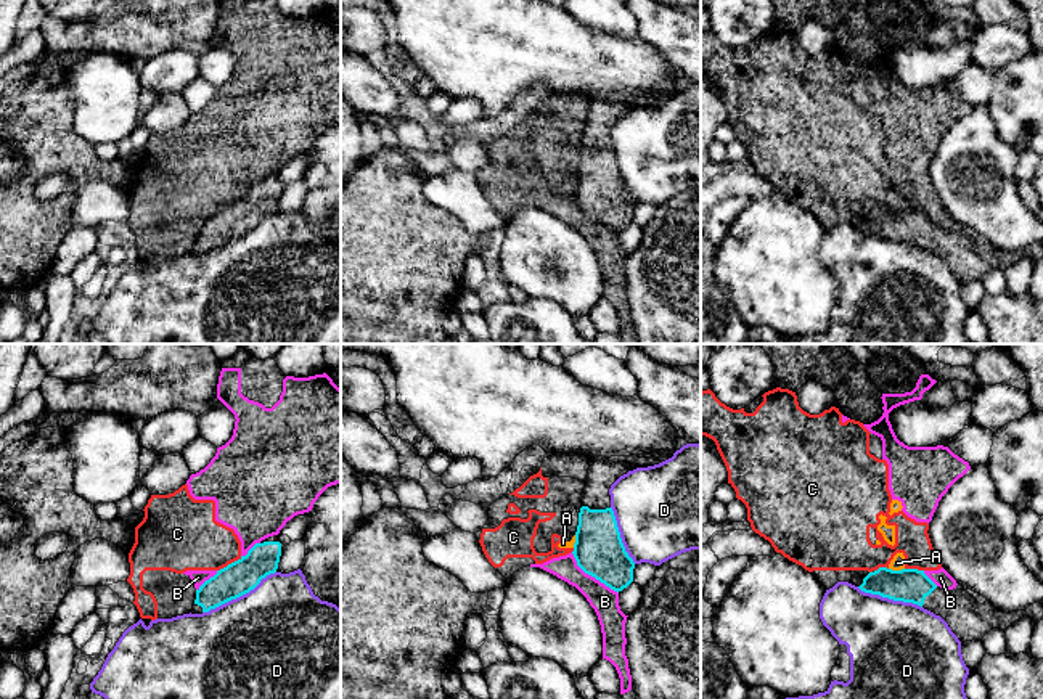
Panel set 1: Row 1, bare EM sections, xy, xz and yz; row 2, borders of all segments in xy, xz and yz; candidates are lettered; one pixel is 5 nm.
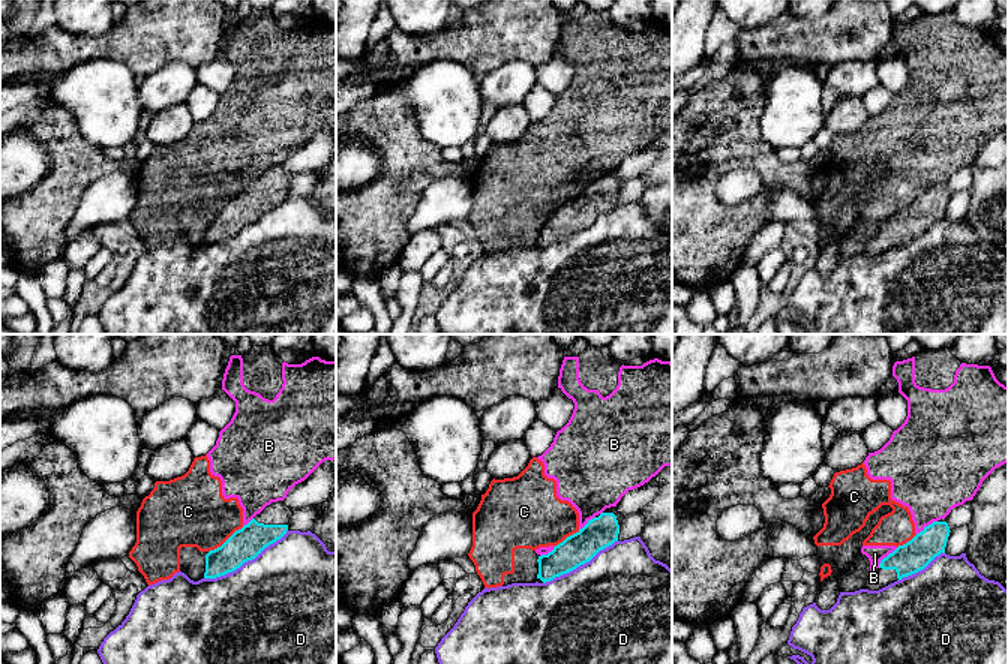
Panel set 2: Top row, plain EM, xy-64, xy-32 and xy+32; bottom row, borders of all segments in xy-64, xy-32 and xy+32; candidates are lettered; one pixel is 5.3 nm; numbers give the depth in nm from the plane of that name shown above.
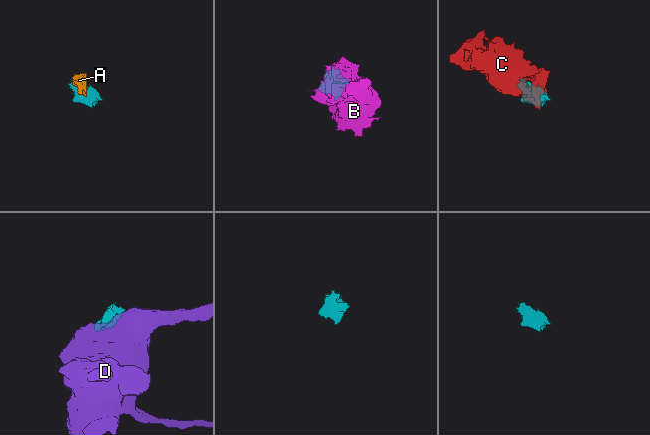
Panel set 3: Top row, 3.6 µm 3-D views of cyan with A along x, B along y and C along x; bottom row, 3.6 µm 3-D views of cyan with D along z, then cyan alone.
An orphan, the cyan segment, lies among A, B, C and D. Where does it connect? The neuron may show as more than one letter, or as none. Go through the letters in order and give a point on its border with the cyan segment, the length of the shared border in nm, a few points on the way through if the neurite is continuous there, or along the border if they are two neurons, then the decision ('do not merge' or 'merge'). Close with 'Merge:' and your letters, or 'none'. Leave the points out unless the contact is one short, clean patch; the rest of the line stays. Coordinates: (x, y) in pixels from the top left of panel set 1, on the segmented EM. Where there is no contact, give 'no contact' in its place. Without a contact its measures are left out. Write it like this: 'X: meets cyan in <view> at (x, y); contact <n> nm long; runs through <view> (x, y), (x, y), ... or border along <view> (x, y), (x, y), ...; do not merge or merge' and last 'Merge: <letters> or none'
A: meets cyan in yz at (897, 571); contact 80 nm long; border along yz (889, 568), (903, 569); do not merge
B: meets cyan in xz at (592, 576); contact 320 nm long; do not merge
C: meets cyan in xy at (229, 564); contact 150 nm long; border along xy (241, 556), (217, 571); do not merge
D: meets cyan in xy at (238, 596); contact 420 nm long; do not merge
Merge: none

